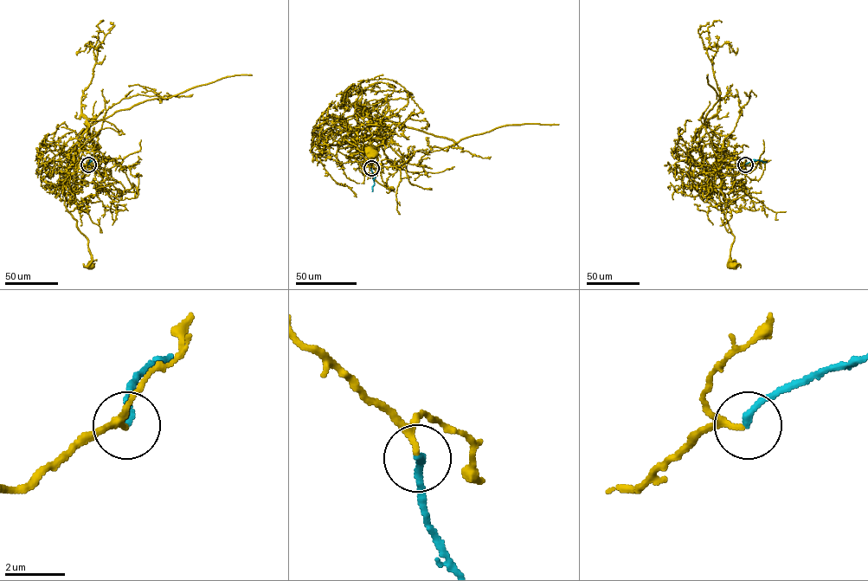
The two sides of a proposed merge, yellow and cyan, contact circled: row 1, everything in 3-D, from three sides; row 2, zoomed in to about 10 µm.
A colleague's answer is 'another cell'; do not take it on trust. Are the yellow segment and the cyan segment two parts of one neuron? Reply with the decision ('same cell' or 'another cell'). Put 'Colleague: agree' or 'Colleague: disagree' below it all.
same cell
Colleague: disagree

